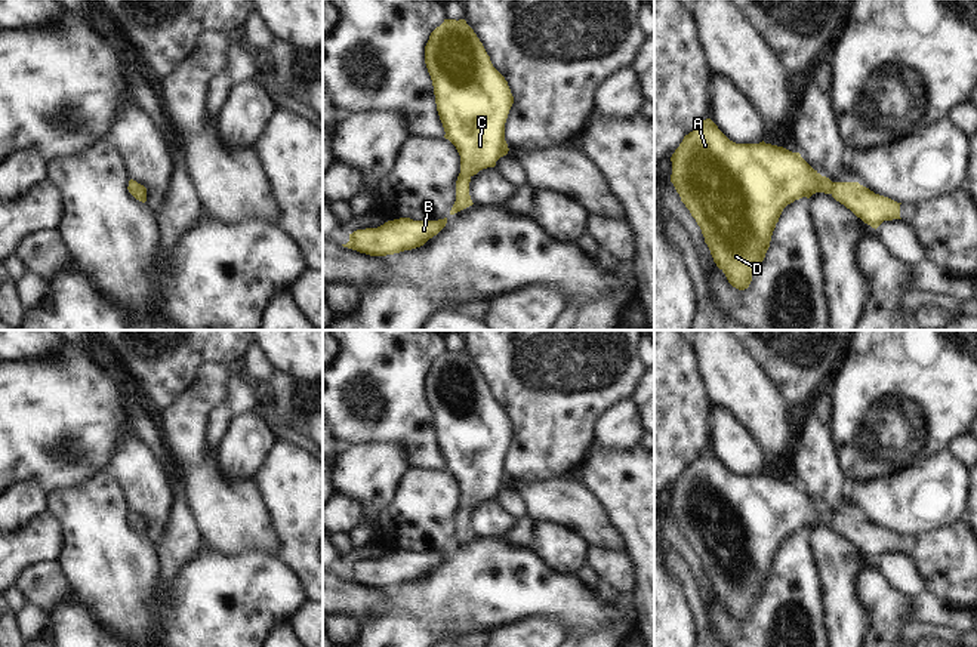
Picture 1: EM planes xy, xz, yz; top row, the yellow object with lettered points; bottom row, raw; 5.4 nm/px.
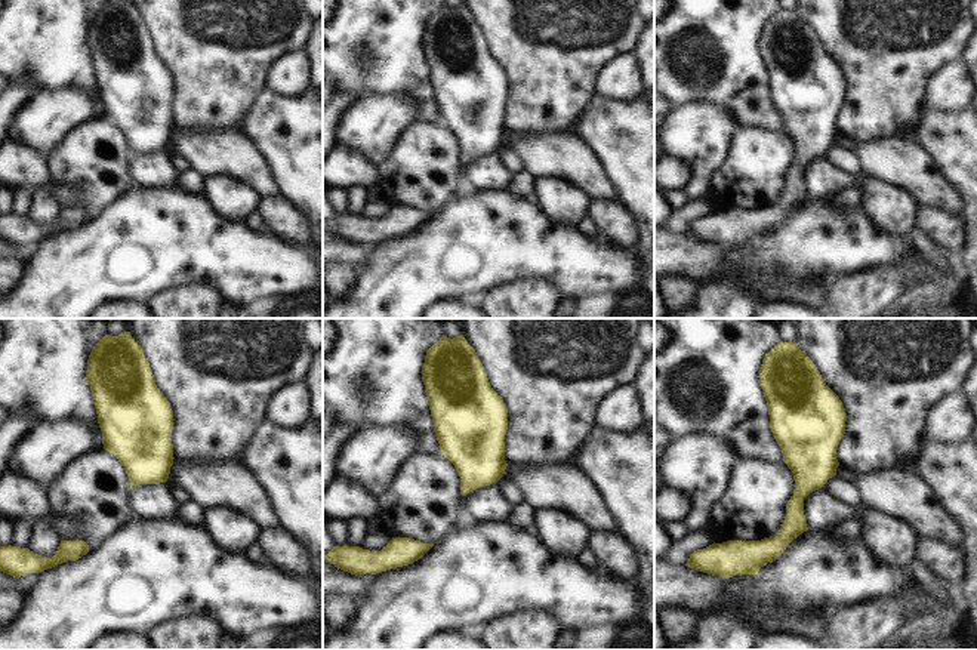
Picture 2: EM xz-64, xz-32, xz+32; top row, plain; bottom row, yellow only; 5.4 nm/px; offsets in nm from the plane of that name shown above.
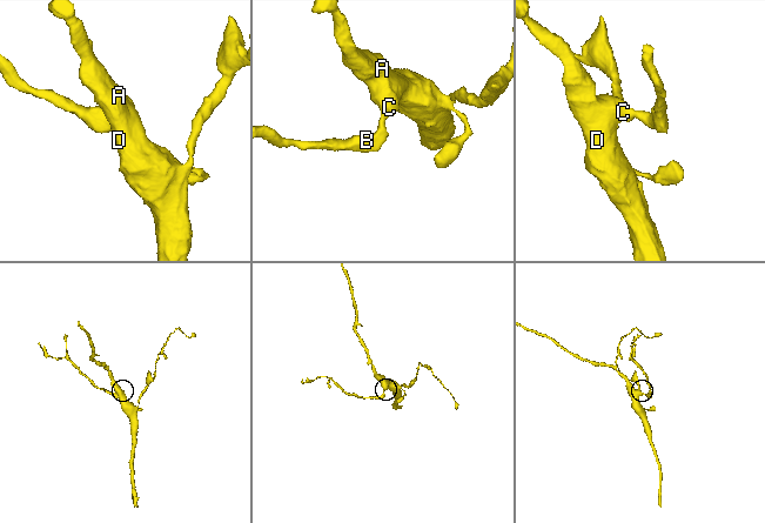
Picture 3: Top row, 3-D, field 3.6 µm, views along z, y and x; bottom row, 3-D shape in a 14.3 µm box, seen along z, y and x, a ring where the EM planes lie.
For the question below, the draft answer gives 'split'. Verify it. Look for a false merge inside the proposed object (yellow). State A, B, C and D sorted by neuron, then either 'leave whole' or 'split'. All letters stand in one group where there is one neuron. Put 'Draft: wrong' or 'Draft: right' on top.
Draft: wrong
groups A B C D; leave whole

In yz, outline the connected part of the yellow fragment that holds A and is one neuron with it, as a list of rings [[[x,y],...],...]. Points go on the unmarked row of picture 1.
[[[703,452],[684,468],[671,489],[674,515],[681,533],[702,561],[714,594],[728,614],[745,622],[770,579],[771,567],[783,540],[816,524],[830,526],[872,560],[884,552],[902,551],[900,536],[875,526],[859,514],[832,514],[814,502],[799,484],[765,475],[736,475],[711,452]]]

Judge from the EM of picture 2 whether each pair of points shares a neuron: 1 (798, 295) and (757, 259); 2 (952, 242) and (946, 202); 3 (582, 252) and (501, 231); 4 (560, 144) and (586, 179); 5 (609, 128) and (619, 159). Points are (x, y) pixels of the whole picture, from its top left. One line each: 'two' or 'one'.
1: two
2: two
3: one
4: one
5: one

